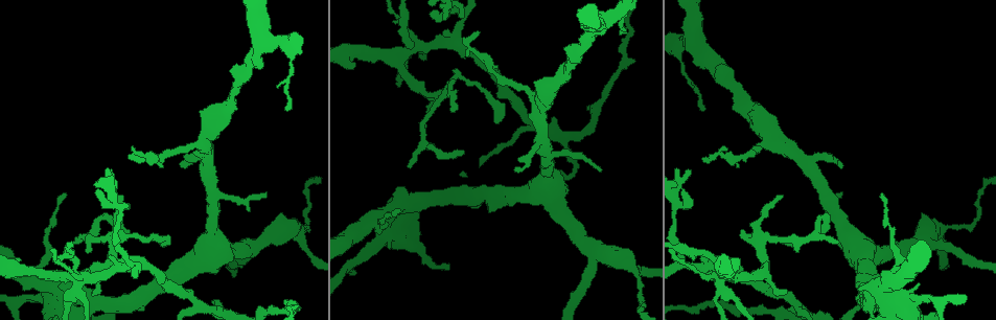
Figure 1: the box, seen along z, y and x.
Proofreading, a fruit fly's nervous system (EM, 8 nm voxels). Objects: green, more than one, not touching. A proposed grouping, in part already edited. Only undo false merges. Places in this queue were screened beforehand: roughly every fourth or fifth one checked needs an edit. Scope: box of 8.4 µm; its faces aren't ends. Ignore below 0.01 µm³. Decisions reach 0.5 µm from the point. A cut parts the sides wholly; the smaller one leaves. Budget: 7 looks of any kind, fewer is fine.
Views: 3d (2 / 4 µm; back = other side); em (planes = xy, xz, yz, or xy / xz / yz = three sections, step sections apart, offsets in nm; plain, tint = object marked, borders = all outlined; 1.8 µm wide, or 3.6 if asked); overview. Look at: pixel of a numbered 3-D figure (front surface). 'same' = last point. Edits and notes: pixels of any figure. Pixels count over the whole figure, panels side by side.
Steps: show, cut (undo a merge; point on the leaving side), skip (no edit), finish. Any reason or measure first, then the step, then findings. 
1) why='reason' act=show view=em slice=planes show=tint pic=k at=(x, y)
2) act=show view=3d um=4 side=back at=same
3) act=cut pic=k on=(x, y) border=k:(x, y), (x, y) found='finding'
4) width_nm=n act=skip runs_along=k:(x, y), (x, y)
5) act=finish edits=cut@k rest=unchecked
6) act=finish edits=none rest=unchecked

why='arms part here' act=show view=em slice=xz step=8 show=tint pic=1 at=(531, 124)

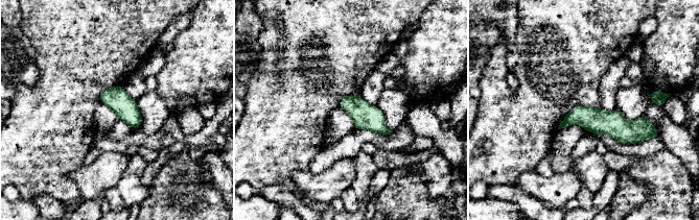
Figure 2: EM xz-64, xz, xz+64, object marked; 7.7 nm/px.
act=show view=em slice=planes show=tint at=same

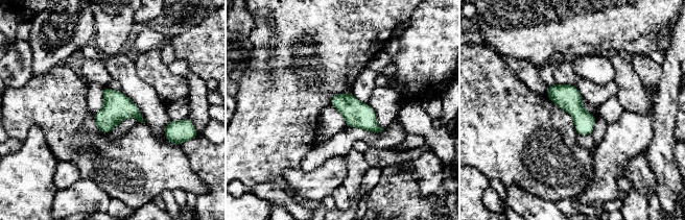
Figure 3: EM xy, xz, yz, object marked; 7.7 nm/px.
act=skip found='continuous, no second neuron'

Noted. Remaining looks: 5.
why='abrupt turn' act=show view=em slice=planes show=tint pic=1 at=(70, 277)

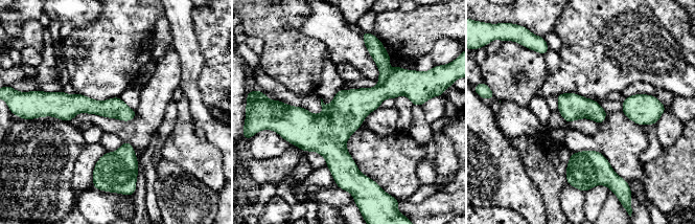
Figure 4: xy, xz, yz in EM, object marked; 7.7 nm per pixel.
act=cut pic=4 on=(377, 50) border=4:(390, 73), (377, 86) found='a second neuron is stuck on'

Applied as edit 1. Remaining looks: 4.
act=show view=overview

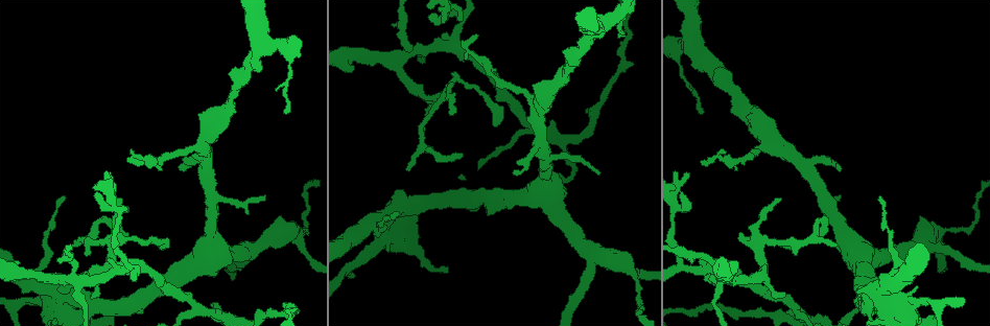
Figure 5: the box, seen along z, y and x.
why='thick turns thin' act=show view=em slice=yz step=16 show=tint pic=5 at=(371, 220)

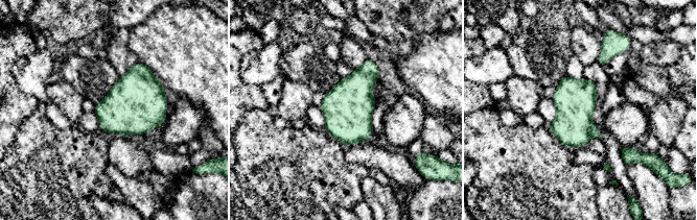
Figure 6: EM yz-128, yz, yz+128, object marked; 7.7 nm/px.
act=show view=em slice=planes show=tint at=same

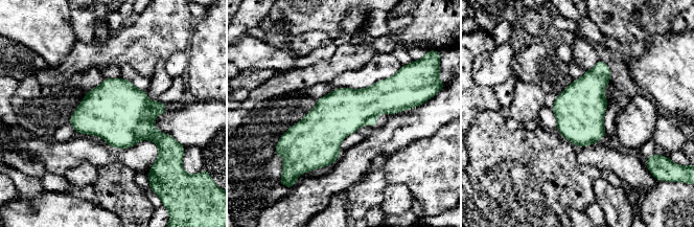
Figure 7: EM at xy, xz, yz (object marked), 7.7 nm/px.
act=cut pic=7 on=(165, 142) border=7:(147, 114), (135, 131), (137, 140) found='a second neuron is stuck on'

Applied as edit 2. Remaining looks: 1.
act=finish edits=cut@4,cut@7 rest=unchecked

